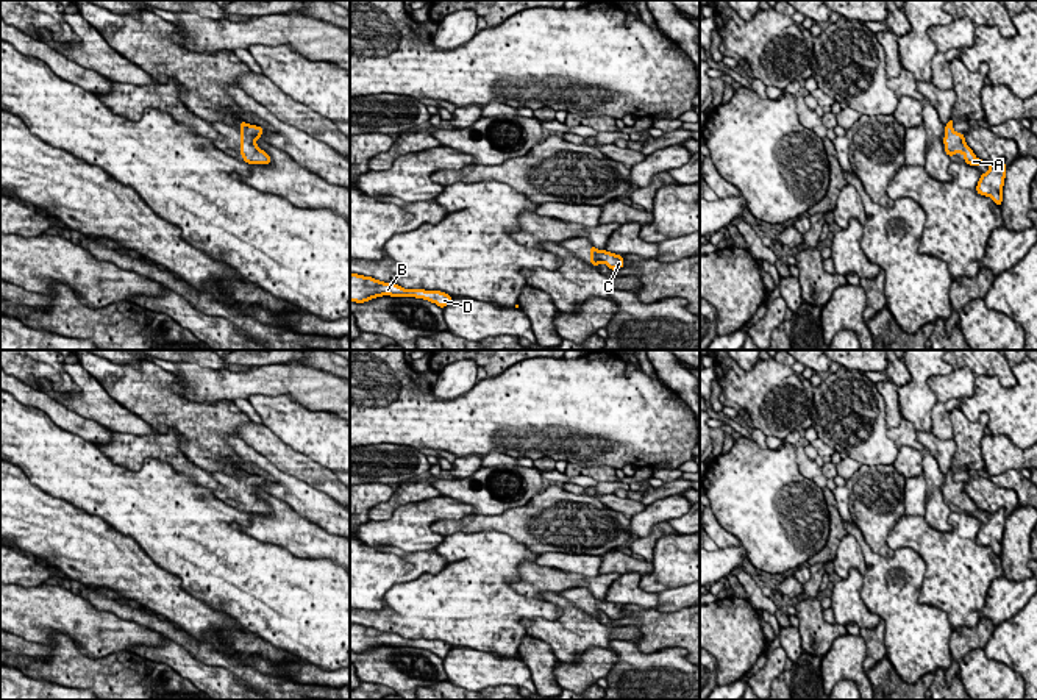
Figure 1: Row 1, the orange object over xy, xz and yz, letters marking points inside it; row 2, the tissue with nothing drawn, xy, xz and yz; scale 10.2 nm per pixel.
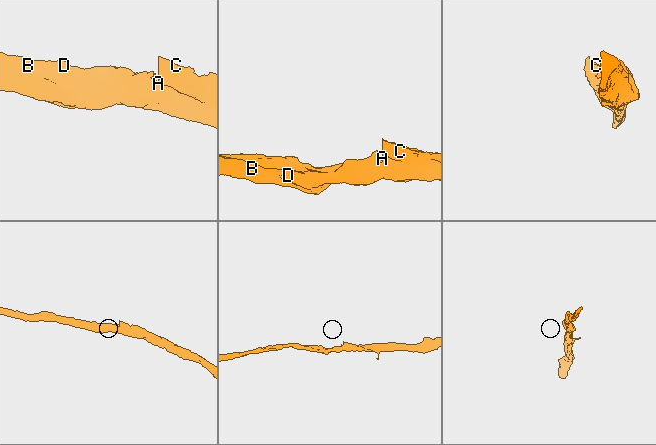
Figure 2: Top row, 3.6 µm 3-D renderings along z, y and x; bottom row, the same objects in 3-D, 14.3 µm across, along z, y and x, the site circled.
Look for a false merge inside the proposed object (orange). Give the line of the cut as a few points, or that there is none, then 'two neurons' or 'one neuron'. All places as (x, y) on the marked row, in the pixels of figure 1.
no cut; one neuron

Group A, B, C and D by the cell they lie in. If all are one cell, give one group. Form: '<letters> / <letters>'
A B C D

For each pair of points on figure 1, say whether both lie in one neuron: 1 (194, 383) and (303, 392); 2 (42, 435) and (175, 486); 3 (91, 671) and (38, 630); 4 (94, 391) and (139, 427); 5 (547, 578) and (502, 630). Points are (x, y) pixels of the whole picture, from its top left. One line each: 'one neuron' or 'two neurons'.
1: one neuron
2: one neuron
3: two neurons
4: one neuron
5: two neurons

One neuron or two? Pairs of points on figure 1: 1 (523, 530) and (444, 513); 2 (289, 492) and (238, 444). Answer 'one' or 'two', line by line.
1: two
2: one

